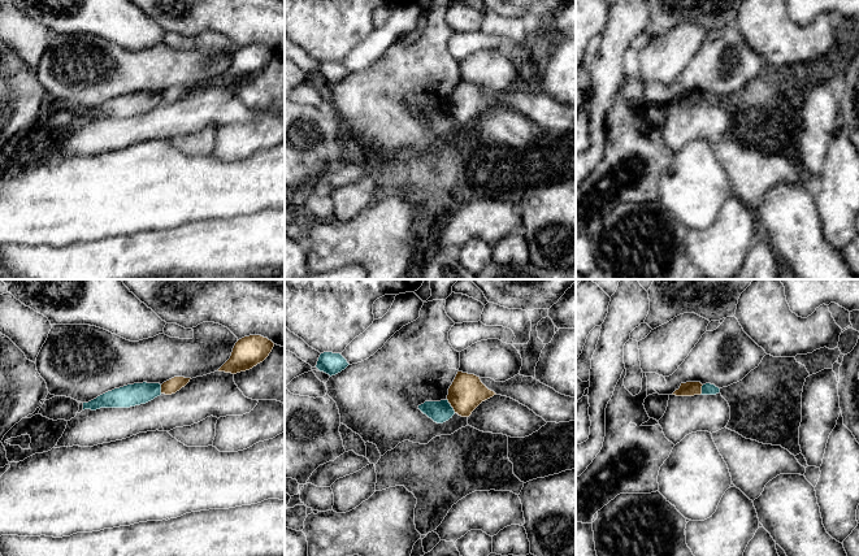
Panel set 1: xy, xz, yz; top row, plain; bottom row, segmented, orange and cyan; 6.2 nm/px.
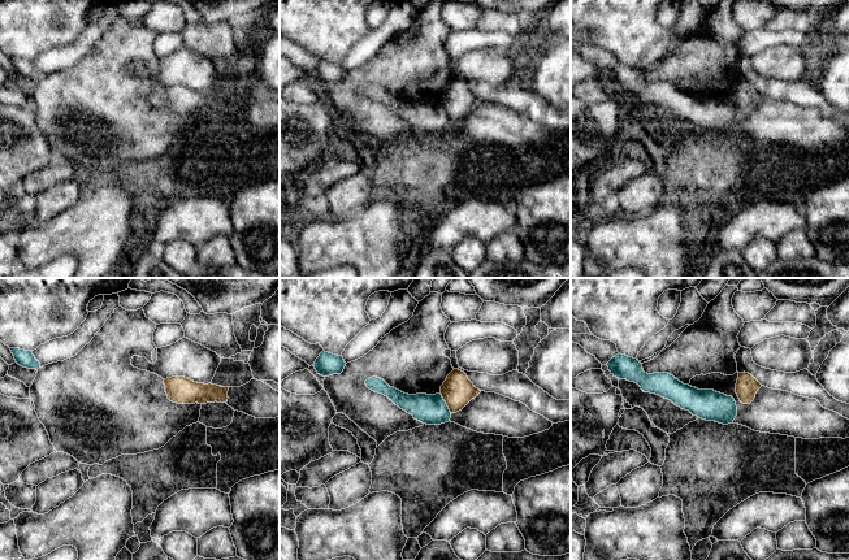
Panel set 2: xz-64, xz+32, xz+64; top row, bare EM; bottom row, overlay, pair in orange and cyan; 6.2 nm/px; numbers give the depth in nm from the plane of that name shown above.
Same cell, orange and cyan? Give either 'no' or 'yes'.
no

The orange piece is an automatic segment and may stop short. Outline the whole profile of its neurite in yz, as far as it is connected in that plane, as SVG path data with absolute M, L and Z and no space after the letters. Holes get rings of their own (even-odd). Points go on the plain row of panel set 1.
M686 91L681 92L680 97L676 99L672 104L676 105L694 105L702 103L702 92L700 91Z

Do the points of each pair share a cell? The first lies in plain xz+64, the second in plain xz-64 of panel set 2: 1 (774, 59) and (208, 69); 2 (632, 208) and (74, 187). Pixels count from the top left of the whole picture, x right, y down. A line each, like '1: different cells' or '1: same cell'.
1: same cell
2: same cell

